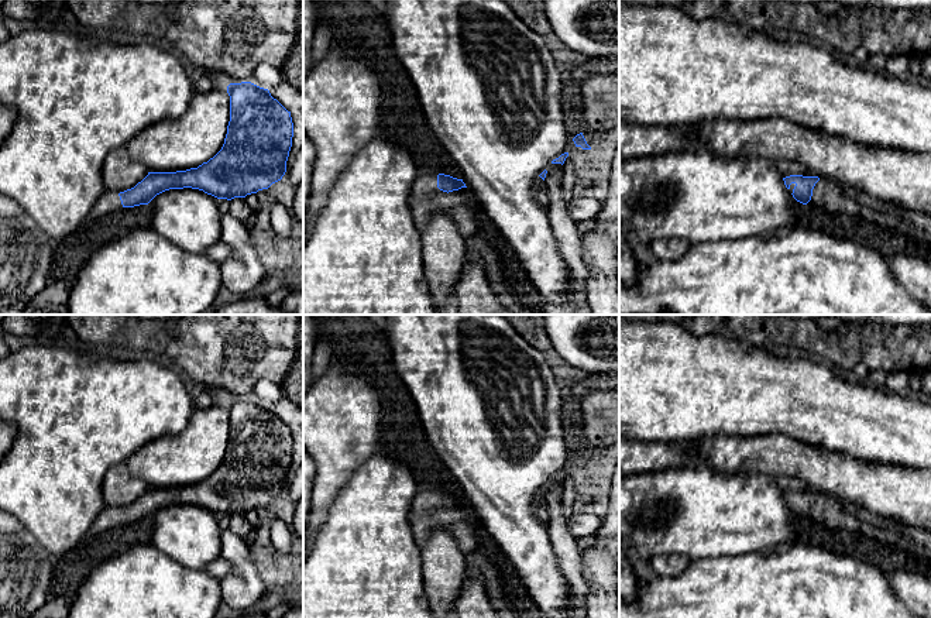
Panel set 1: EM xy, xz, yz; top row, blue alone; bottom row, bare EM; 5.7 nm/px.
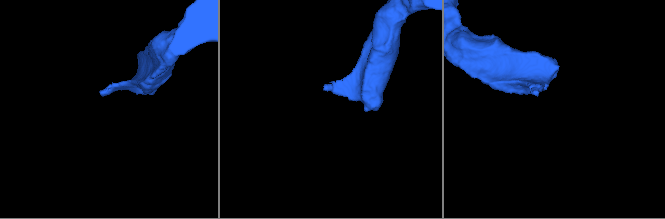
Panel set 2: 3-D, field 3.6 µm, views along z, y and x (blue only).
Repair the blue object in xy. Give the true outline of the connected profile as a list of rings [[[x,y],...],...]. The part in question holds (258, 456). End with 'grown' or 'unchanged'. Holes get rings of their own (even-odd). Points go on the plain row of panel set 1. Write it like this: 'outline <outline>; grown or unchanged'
outline [[[251,398],[230,399],[230,437],[221,466],[197,484],[176,488],[148,488],[134,504],[124,508],[104,507],[86,536],[107,532],[121,523],[148,521],[157,511],[169,505],[192,504],[217,515],[231,516],[268,505],[282,495],[292,463],[293,439],[288,428],[268,405]]]; grown

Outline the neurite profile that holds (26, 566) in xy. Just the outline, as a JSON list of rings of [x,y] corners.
[[[0,511],[0,618],[30,618],[49,597],[55,557],[11,514]]]

